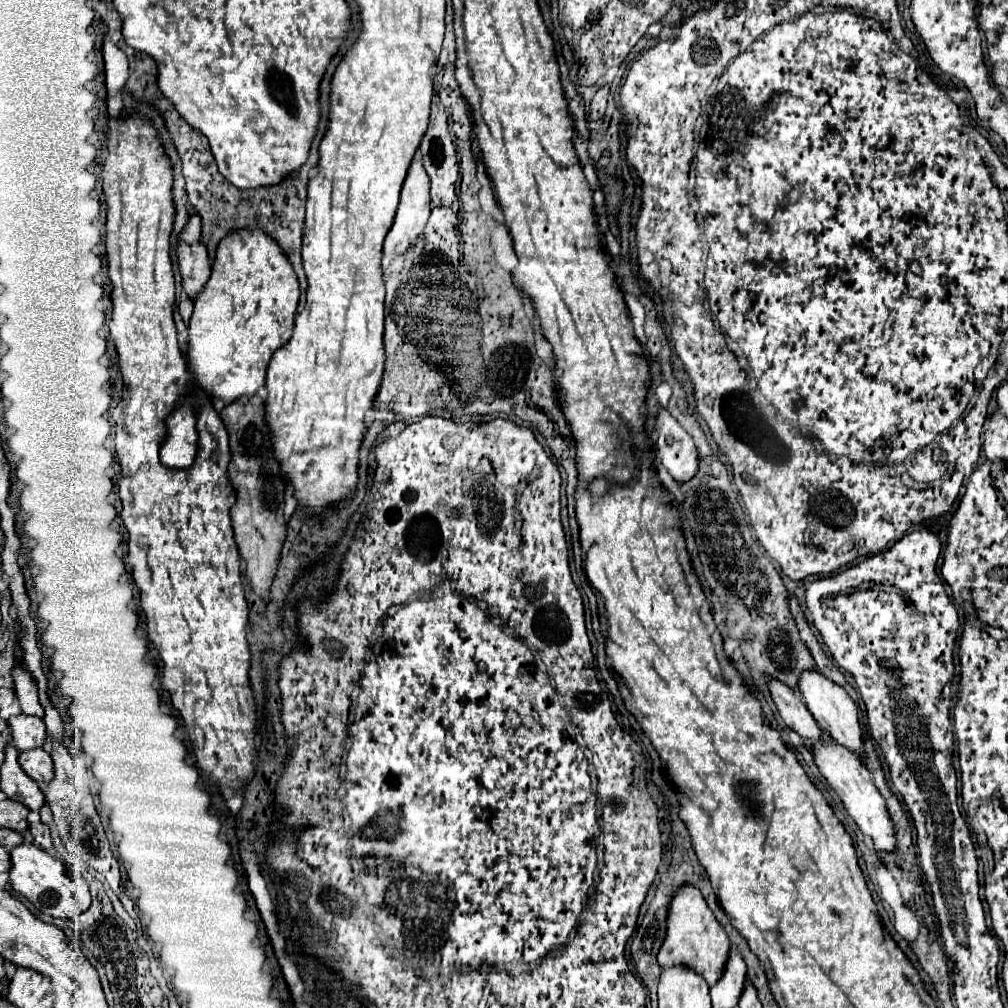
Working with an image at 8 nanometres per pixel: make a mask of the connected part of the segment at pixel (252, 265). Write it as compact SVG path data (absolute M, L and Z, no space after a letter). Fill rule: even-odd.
M257 228L231 230L217 244L217 252L215 252L215 258L211 262L211 278L207 280L205 288L199 292L199 296L195 300L195 310L193 310L193 316L191 316L191 322L189 322L187 356L189 356L189 372L195 376L195 384L201 386L201 390L205 390L209 396L221 398L225 404L241 398L243 394L247 394L247 396L255 394L265 384L265 374L267 374L267 366L269 366L269 360L271 360L273 352L291 338L293 324L295 324L295 314L297 314L297 304L299 304L299 280L297 280L297 274L295 274L295 270L293 270L293 266L289 262L289 256L285 256L283 248L275 240L271 240L269 234L263 232L263 230L257 230Z

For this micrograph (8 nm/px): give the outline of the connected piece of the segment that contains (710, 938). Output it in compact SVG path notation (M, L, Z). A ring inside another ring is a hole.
M683 884L675 890L669 912L667 912L667 928L661 950L657 952L657 962L661 968L669 968L669 964L685 964L685 968L693 968L701 976L705 976L707 984L713 986L719 976L721 968L725 966L725 956L729 956L729 938L723 926L715 920L713 912L709 910L705 898L693 884Z

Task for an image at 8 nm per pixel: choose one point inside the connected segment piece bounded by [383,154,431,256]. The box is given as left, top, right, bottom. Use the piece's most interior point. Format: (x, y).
(415, 206)

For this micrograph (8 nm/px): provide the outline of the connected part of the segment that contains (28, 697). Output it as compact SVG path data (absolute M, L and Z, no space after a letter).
M17 660L17 668L13 668L13 678L15 678L15 694L19 698L19 704L23 708L25 714L31 714L31 716L43 716L43 708L39 704L39 698L37 698L37 688L33 684L33 678L23 672L21 660Z

